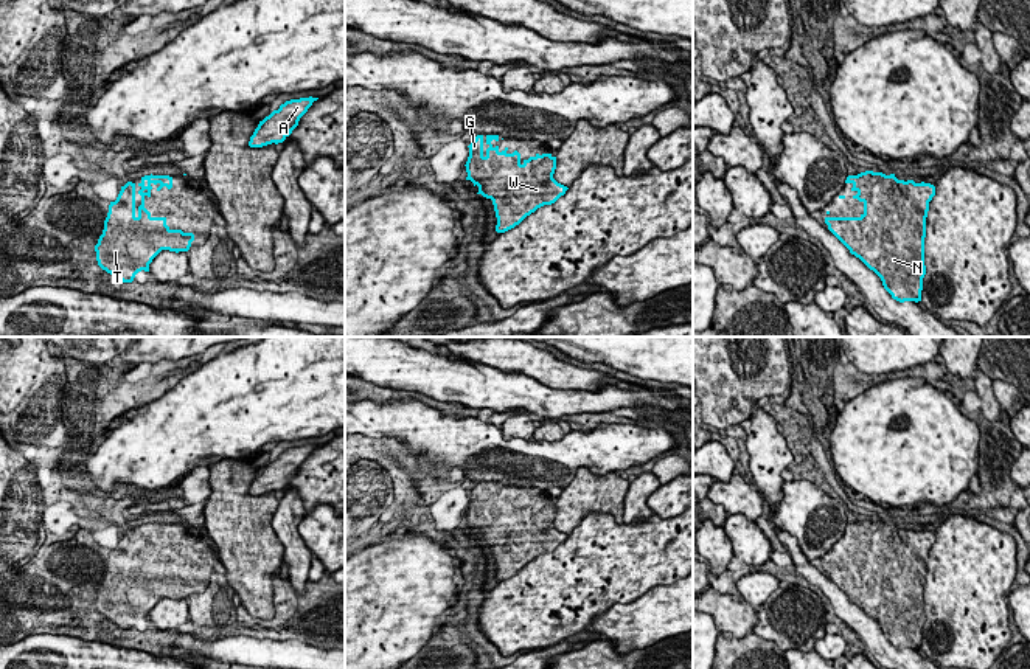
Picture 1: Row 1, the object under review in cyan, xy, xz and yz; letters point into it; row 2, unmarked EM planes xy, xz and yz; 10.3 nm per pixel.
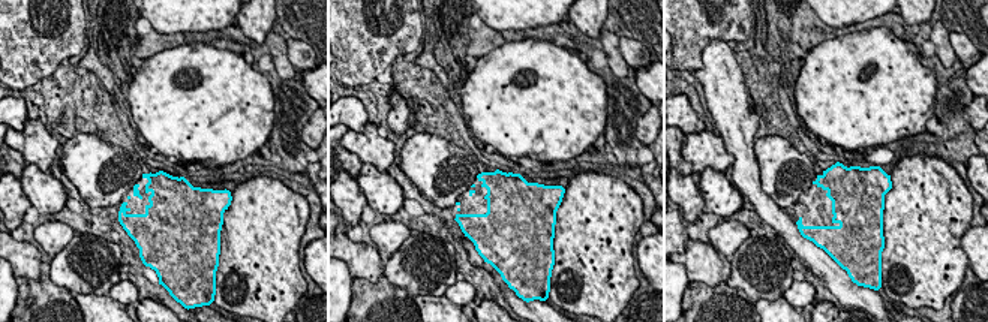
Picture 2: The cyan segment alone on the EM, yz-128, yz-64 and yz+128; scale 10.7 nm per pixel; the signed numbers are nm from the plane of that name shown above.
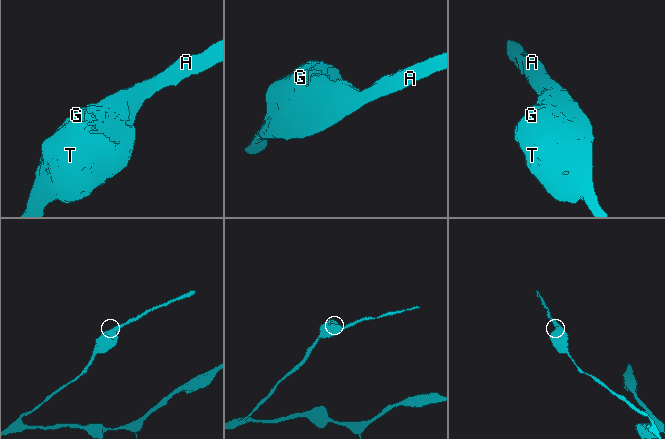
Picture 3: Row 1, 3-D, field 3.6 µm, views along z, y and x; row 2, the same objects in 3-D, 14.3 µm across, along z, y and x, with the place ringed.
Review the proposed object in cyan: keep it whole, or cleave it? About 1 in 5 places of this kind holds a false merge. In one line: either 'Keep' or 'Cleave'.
Keep

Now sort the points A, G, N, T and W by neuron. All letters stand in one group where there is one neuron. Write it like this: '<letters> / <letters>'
A G N T W

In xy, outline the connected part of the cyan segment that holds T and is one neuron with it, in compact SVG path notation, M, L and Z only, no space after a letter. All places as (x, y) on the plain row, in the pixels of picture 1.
M144 523L138 534L141 553L135 554L135 531L127 529L115 549L110 549L103 582L95 593L98 613L123 630L132 630L141 618L162 599L188 599L194 588L193 581L171 577L166 565L152 565L144 556L144 545L151 545L151 532L172 536L169 523Z

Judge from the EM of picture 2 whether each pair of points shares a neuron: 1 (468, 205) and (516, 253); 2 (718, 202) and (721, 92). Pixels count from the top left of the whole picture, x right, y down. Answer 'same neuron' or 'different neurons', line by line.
1: same neuron
2: different neurons

